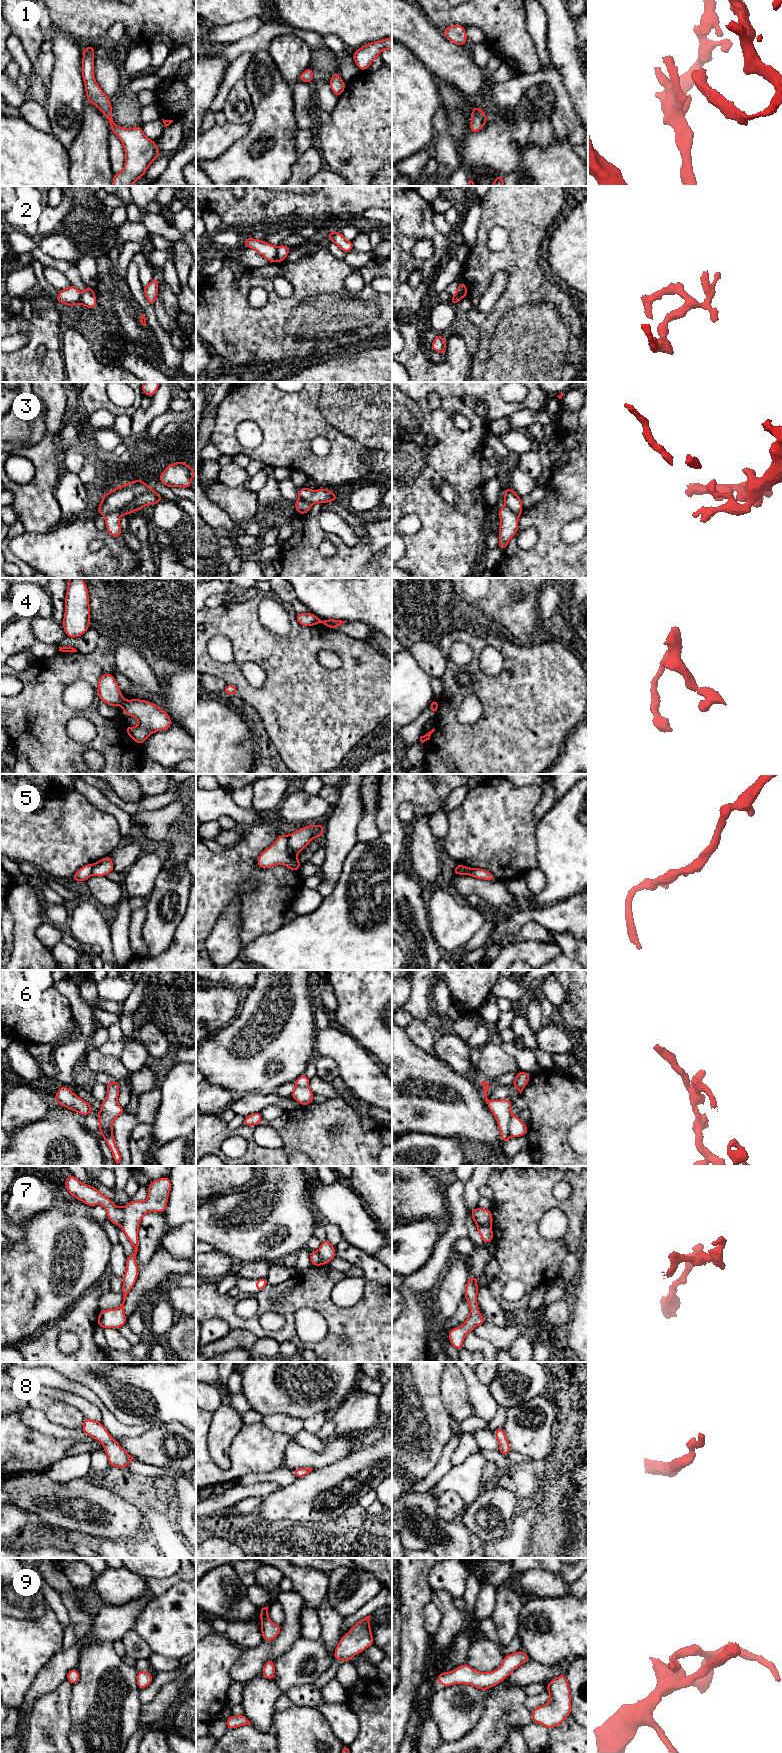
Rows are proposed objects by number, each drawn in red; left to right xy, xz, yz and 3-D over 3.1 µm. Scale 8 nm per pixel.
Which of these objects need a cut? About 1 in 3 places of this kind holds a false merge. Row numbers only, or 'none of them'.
3, 4, 5, 7

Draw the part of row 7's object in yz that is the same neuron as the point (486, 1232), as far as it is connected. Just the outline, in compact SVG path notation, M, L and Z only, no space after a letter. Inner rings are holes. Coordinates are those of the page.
M477 1208L472 1209L471 1217L477 1226L477 1231L481 1236L483 1243L491 1243L493 1241L493 1230L490 1226L482 1226L476 1222L476 1218L475 1218L476 1209Z

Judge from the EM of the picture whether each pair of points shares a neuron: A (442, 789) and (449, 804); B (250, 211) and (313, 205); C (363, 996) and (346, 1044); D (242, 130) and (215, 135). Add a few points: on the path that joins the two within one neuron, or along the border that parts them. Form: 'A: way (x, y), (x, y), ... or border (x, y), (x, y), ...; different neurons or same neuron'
A: border (464, 784), (456, 787), (438, 809); different neurons
B: way (266, 210), (291, 210), (297, 205); same neuron
C: border (349, 1033), (365, 1050); different neurons
D: way (235, 131), (222, 135); same neuron

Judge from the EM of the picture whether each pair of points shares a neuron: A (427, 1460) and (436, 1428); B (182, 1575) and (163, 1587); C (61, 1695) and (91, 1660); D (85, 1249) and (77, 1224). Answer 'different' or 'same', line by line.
A: same
B: same
C: different
D: same

